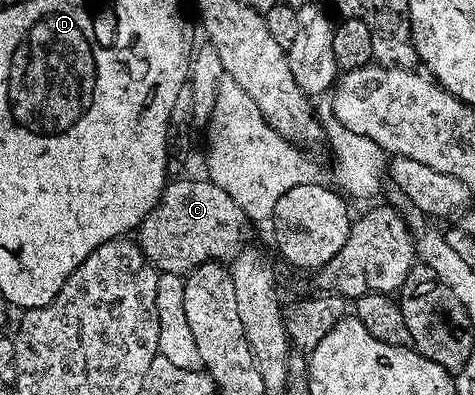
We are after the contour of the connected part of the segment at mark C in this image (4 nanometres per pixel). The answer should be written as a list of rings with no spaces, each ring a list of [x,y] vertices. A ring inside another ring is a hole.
[[[207,178],[175,180],[165,184],[160,201],[152,207],[150,214],[140,223],[138,243],[144,252],[144,257],[156,267],[157,273],[169,272],[183,277],[187,277],[188,273],[211,260],[224,262],[236,257],[240,249],[245,247],[244,231],[250,227],[250,224],[244,212],[234,202],[234,198],[230,198],[230,194],[222,190],[222,186],[218,186],[213,180]]]

